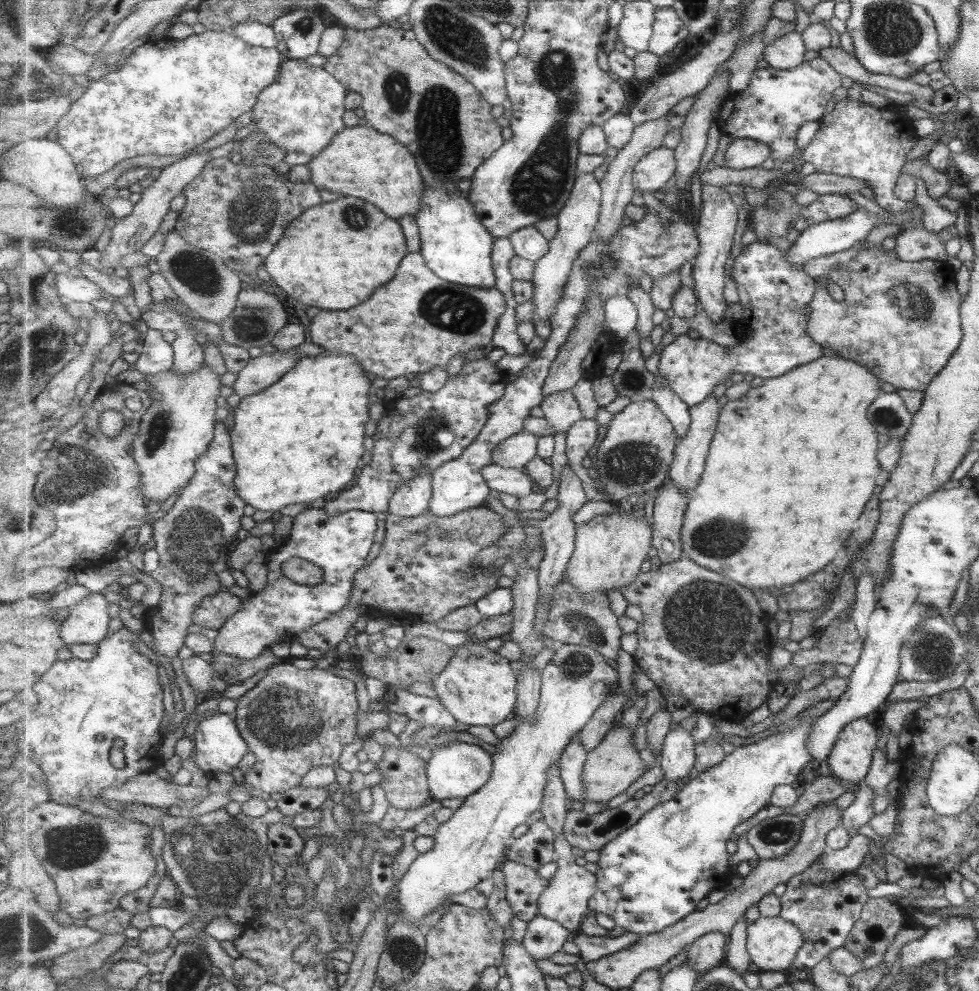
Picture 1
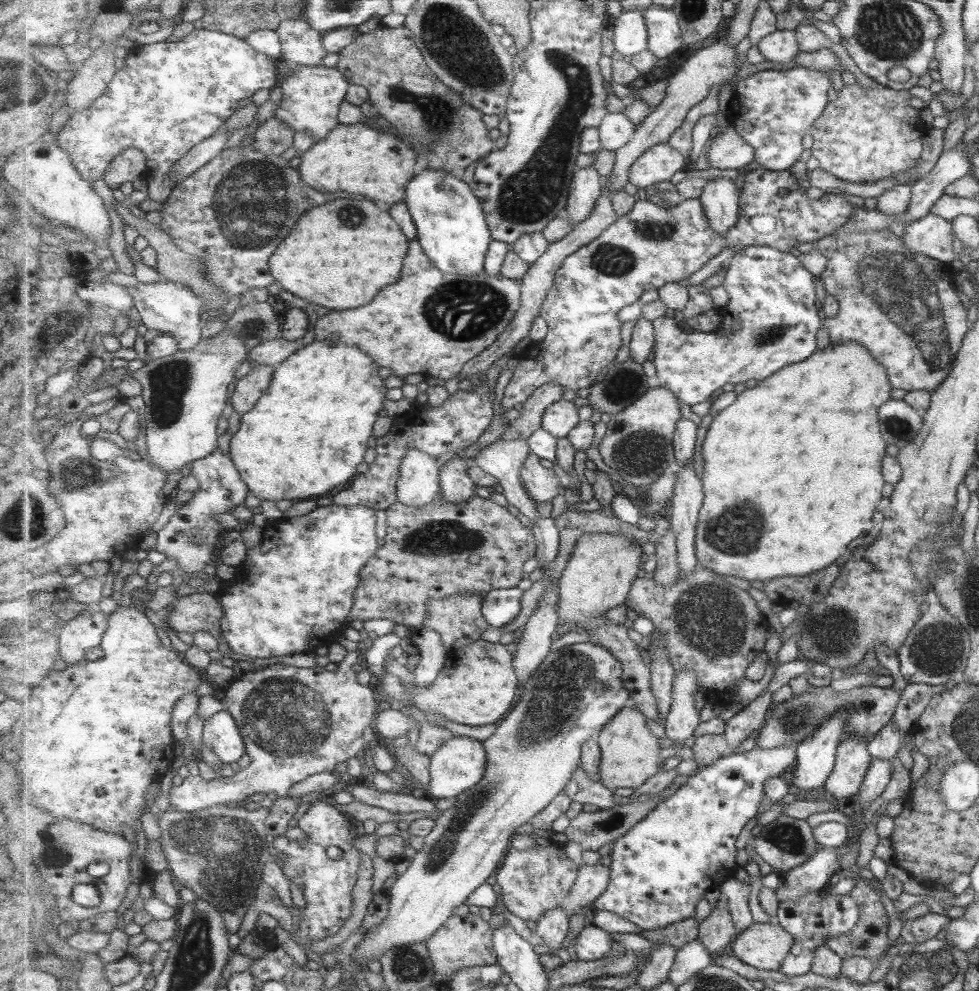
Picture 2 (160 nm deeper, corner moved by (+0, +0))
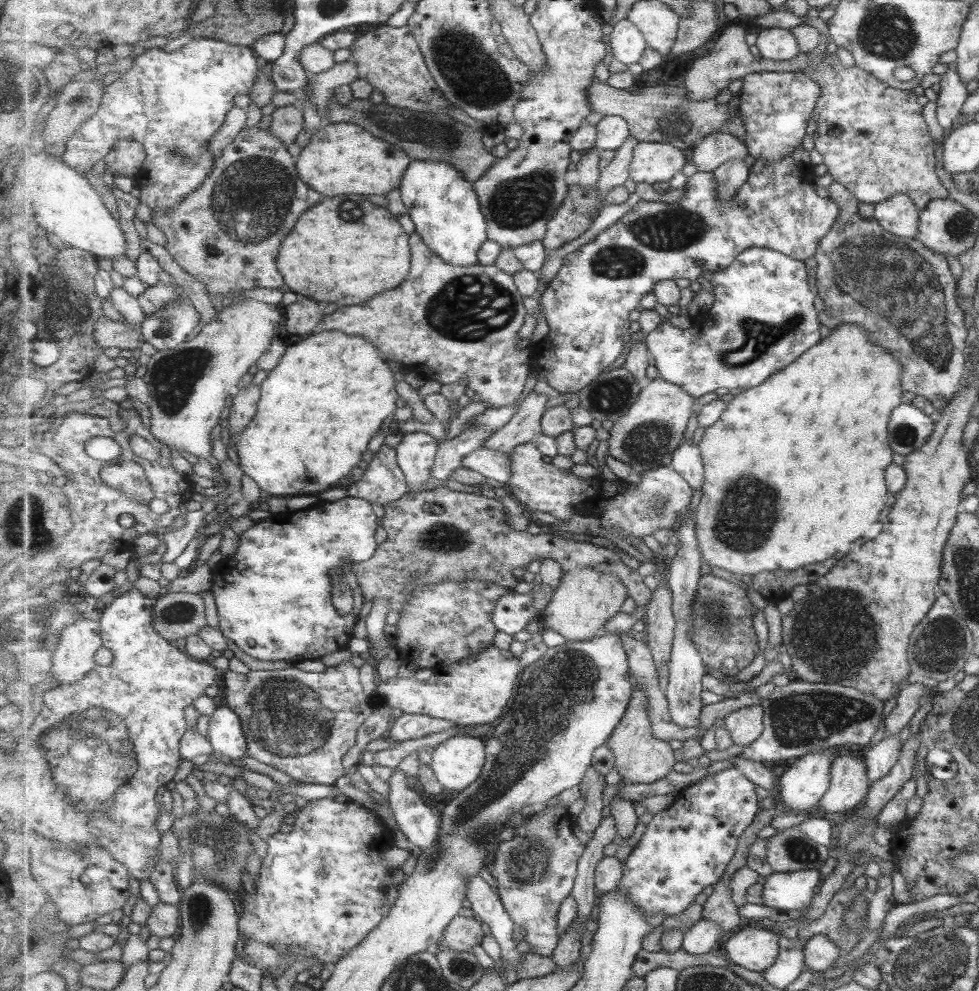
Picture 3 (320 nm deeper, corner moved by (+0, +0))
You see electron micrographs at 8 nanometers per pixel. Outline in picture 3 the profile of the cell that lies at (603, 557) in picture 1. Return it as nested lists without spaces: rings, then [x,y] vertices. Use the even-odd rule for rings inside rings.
[[[591,567],[574,569],[565,573],[561,586],[554,592],[551,602],[543,610],[542,627],[558,632],[567,641],[590,641],[598,638],[604,632],[606,624],[621,612],[621,606],[627,600],[627,596],[629,596],[629,591],[624,581],[611,572],[601,572],[599,568]]]

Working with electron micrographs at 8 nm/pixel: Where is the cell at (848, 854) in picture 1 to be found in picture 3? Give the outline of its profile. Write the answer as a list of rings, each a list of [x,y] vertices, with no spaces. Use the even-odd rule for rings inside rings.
[[[817,870],[773,873],[764,884],[764,905],[784,911],[809,909],[819,880]]]

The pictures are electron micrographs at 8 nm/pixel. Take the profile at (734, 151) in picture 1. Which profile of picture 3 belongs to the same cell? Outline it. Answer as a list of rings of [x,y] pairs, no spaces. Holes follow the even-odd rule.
[[[726,131],[706,136],[694,147],[692,161],[701,172],[715,172],[722,164],[743,159],[749,153],[748,145]]]

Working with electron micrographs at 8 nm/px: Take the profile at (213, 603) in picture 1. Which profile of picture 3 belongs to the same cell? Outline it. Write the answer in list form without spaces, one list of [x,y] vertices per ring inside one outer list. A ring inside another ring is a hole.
[[[162,593],[155,601],[153,626],[165,640],[175,642],[207,626],[201,594]]]

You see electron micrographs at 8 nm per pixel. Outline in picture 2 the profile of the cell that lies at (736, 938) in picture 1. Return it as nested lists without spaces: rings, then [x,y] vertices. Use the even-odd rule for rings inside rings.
[[[729,878],[719,890],[722,895],[727,896],[733,920],[737,925],[739,934],[741,934],[755,923],[751,908],[749,908],[749,900],[751,900],[749,896],[751,896],[753,888],[751,888],[750,883],[745,884],[745,882],[739,882],[737,878]]]

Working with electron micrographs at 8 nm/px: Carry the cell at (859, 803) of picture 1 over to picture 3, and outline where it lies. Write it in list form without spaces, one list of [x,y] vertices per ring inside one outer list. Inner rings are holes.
[[[887,736],[864,752],[866,772],[869,781],[877,782],[889,774],[900,756],[899,736]]]

